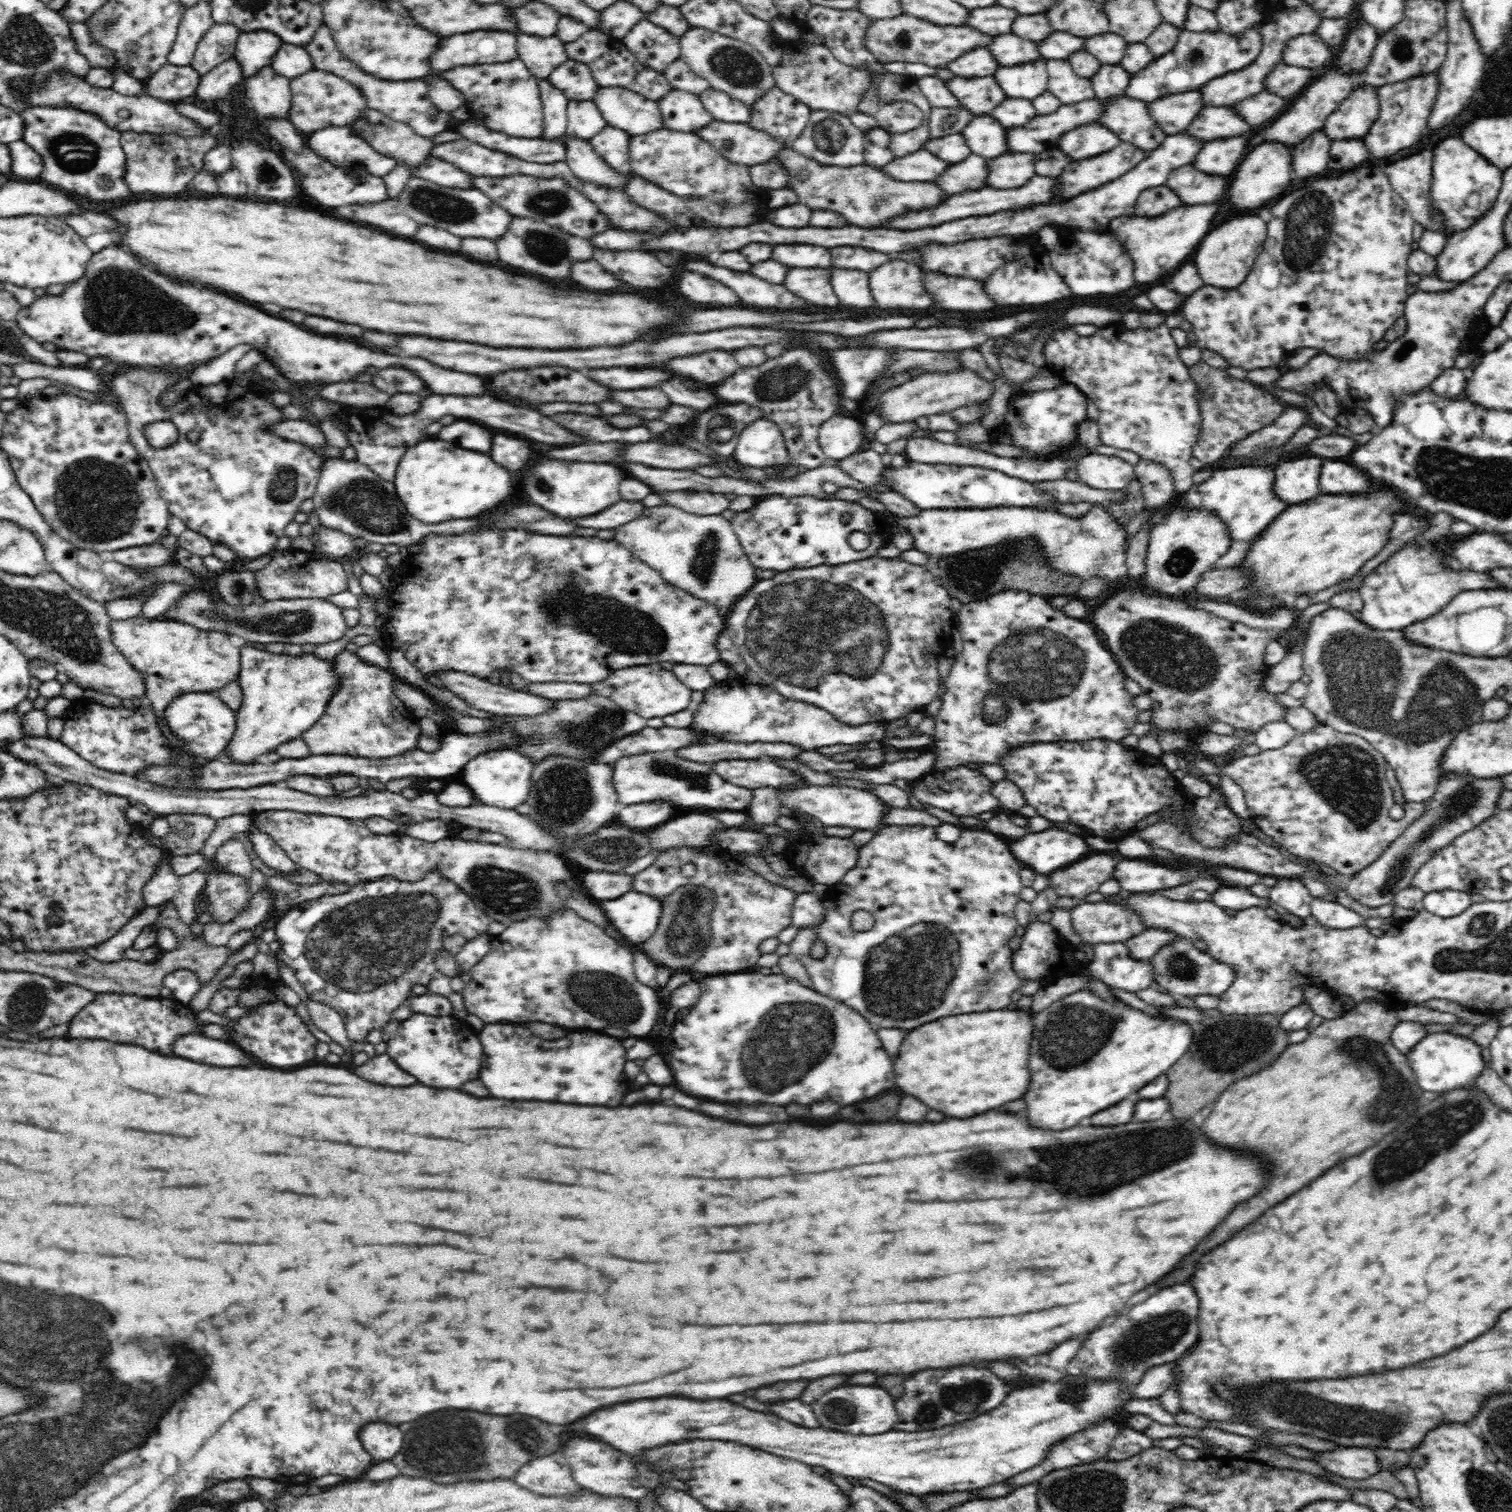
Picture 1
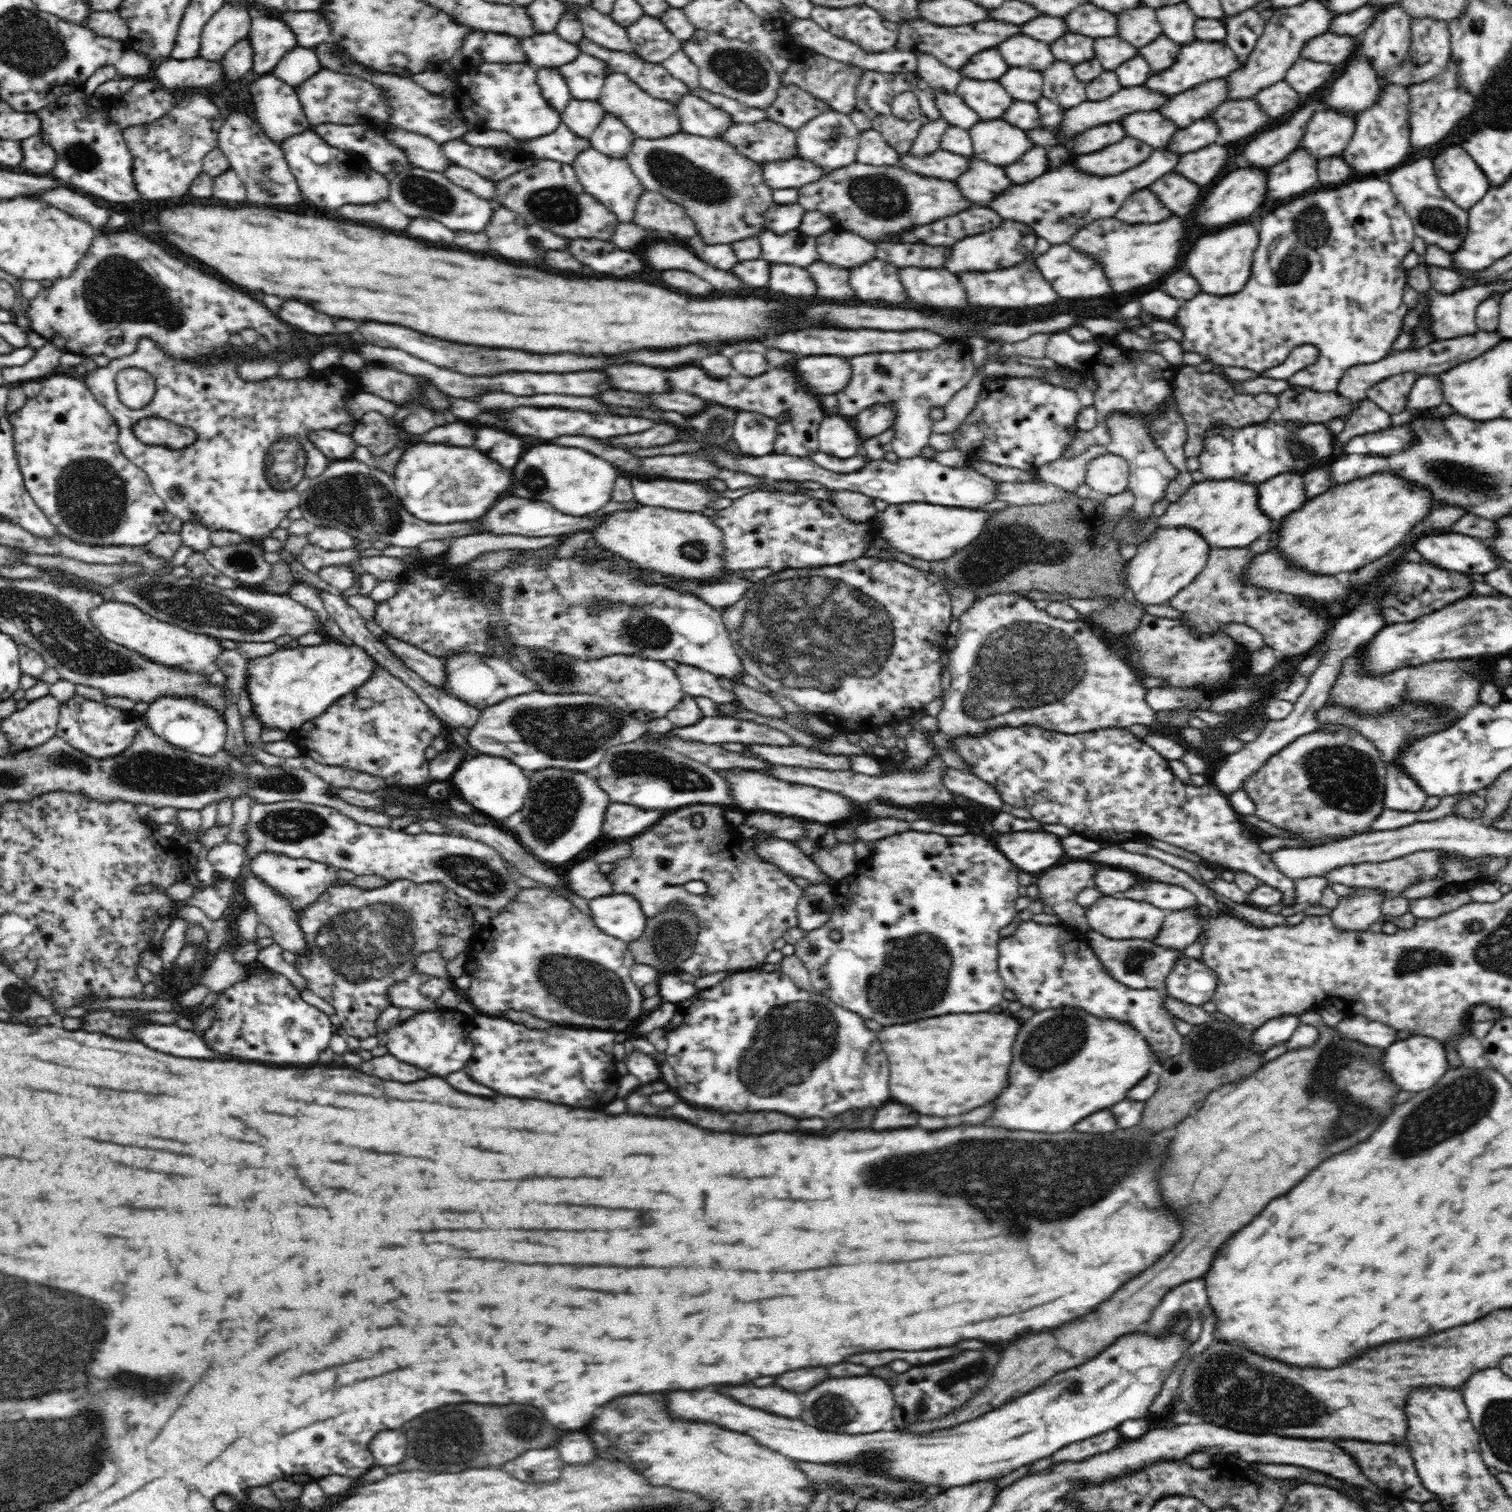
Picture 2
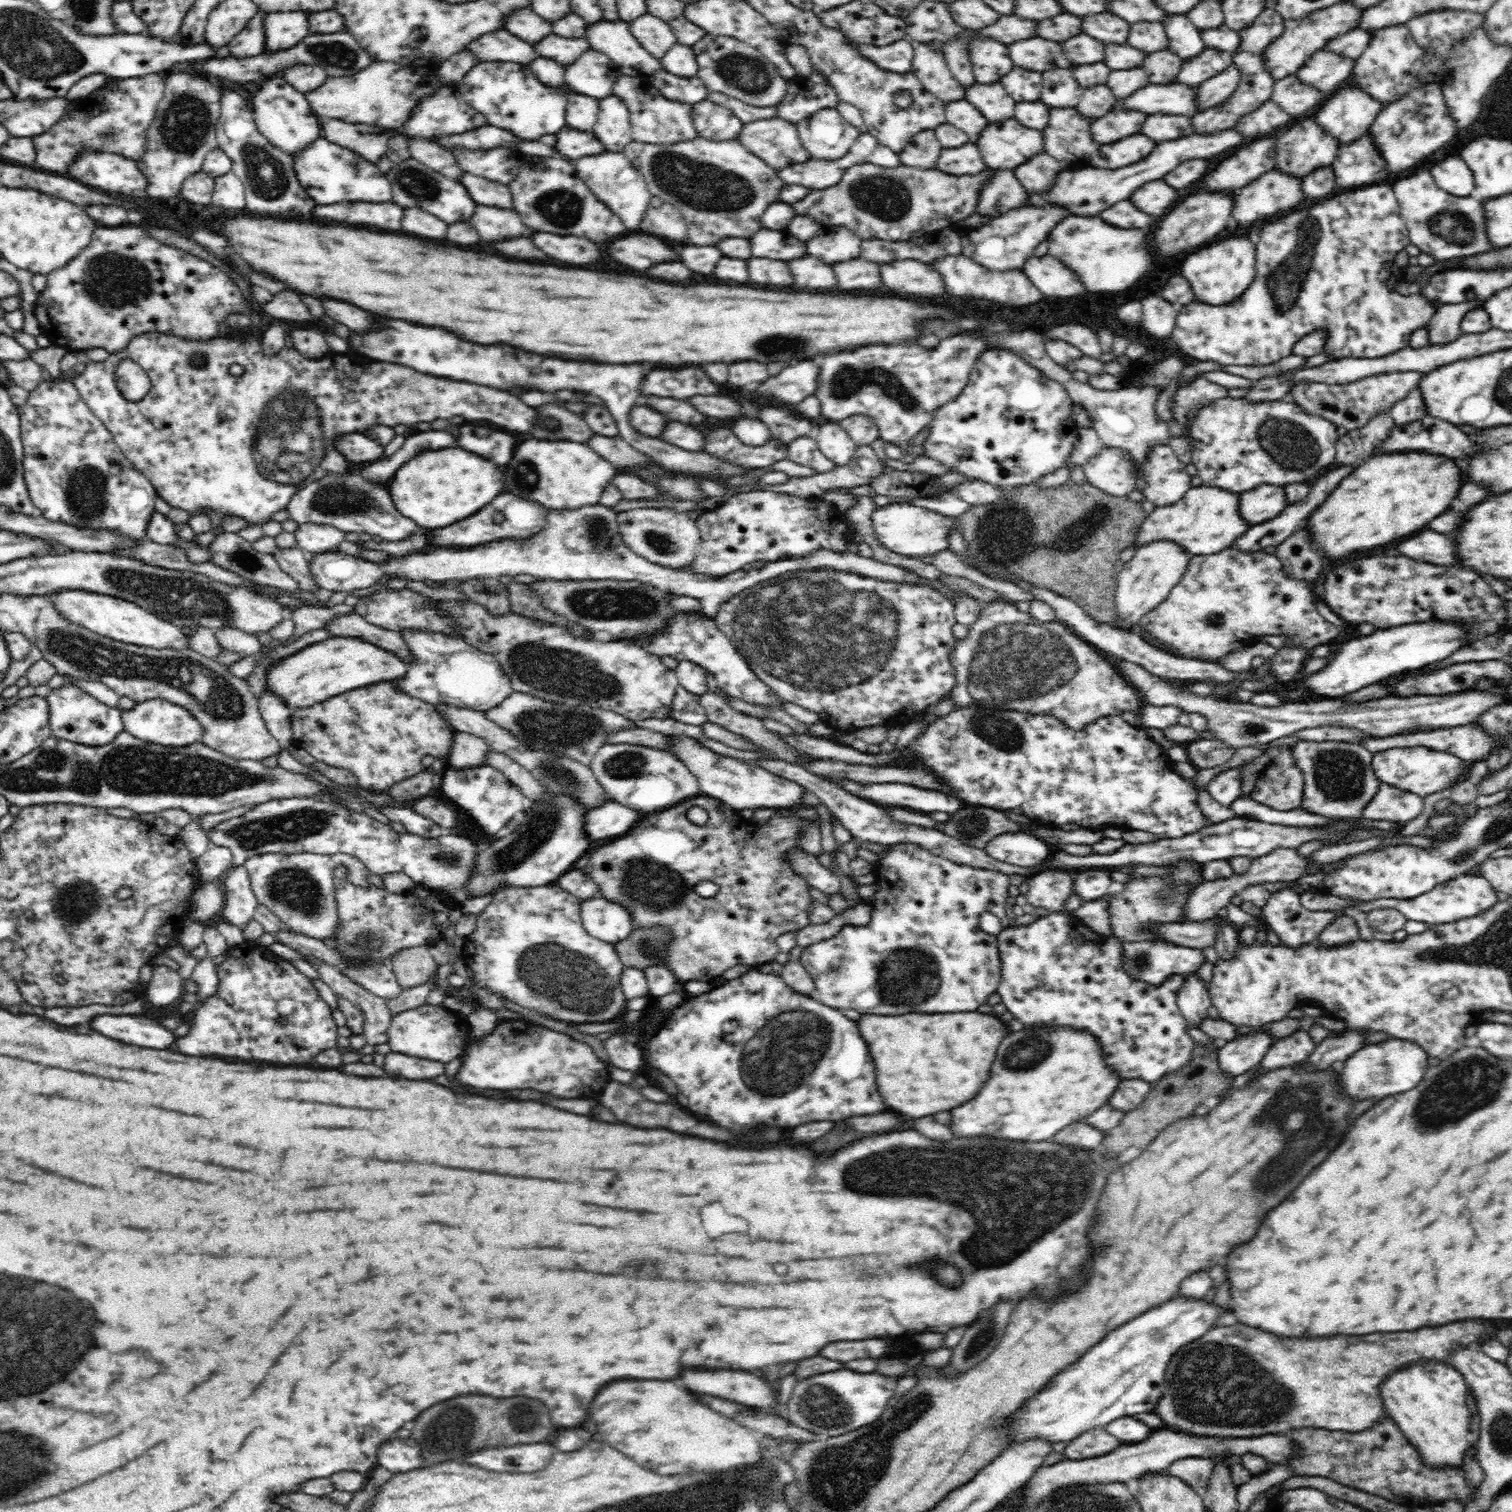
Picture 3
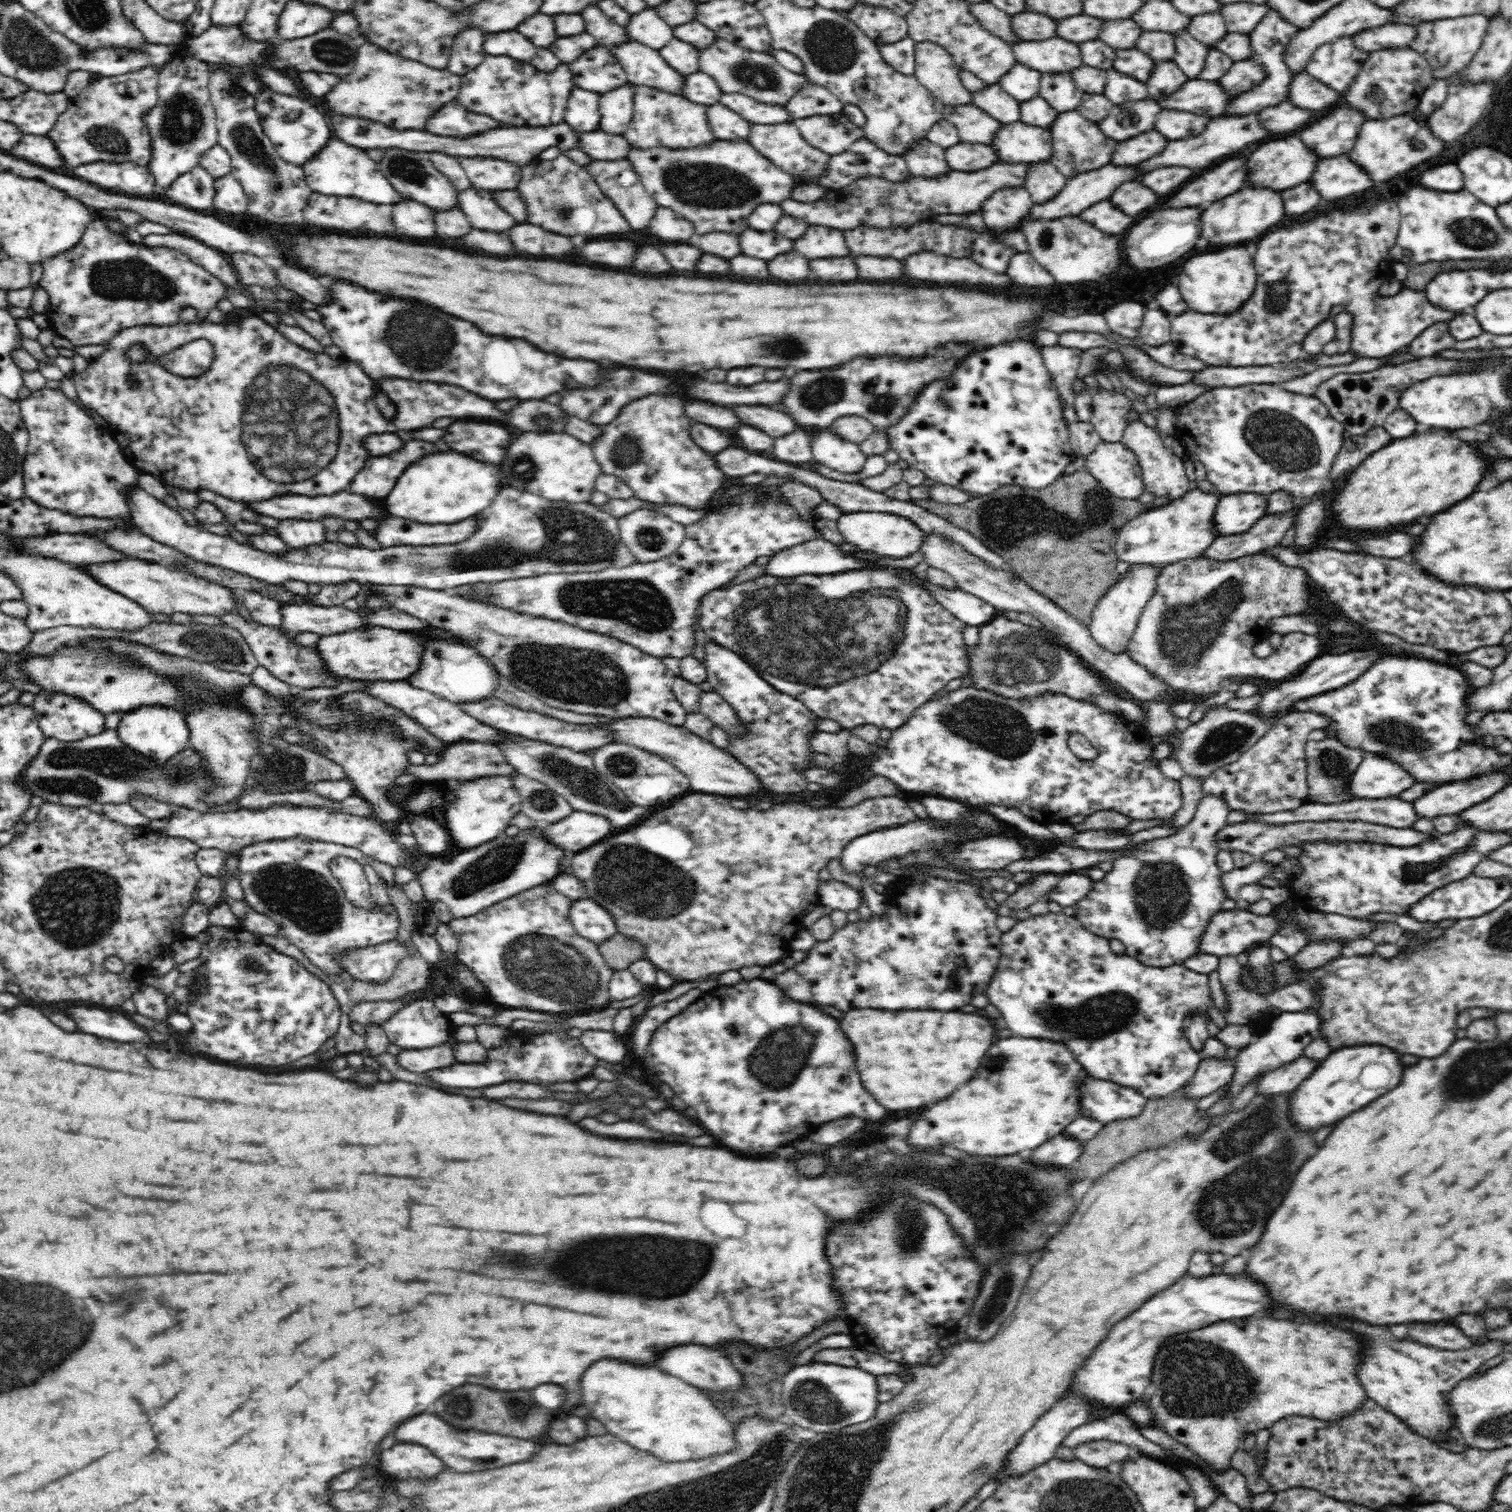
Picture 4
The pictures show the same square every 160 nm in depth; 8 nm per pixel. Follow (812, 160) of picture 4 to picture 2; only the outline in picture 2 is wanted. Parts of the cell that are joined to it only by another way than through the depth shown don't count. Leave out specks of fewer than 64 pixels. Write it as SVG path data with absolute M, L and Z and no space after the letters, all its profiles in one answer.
M768 119L754 124L732 123L718 137L736 153L757 163L798 157L796 133Z

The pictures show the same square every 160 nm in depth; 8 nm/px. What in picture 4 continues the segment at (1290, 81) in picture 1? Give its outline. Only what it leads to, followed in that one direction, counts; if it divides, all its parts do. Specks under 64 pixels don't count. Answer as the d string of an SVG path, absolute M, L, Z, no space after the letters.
M1342 37L1328 44L1319 46L1308 61L1305 71L1317 82L1324 84L1338 92L1346 92L1348 84L1351 84L1356 76L1359 76L1360 68L1368 58L1368 53L1358 48L1352 42L1352 37Z

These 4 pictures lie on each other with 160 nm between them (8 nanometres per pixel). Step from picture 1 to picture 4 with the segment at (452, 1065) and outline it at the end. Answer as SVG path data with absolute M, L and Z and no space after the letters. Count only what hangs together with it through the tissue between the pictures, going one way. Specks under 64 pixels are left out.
M418 999L408 1003L402 1010L392 1015L381 1025L387 1034L387 1038L392 1044L400 1046L402 1049L422 1050L429 1049L444 1043L457 1042L454 1038L455 1026L449 1020L450 1013L440 1010L434 1001L428 999Z

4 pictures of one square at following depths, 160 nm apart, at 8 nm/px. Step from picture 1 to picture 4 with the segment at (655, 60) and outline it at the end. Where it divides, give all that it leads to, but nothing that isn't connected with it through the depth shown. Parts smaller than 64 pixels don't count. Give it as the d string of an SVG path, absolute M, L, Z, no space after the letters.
M652 8L632 15L626 28L630 34L629 38L634 38L636 42L641 42L657 51L675 37L672 36L672 28Z

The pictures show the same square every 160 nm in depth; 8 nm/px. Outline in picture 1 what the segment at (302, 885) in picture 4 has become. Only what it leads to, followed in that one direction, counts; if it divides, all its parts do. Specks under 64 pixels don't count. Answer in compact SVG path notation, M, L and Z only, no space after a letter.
M263 830L248 831L247 835L253 844L253 849L260 857L260 860L278 870L278 872L294 872L298 870L298 865L288 858L288 855L276 844L276 841Z

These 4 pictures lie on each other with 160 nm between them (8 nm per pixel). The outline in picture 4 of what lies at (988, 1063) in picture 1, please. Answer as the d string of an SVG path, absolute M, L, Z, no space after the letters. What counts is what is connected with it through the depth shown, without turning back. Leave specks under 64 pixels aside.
M850 1010L840 1026L858 1052L858 1072L864 1088L888 1110L920 1110L948 1098L956 1088L976 1076L982 1056L994 1044L994 1026L988 1018L940 1010Z

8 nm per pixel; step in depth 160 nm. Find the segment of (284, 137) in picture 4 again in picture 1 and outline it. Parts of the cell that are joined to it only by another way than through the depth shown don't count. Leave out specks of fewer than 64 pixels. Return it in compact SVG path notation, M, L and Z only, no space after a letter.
M269 63L244 80L245 94L263 118L287 118L292 104L289 83L290 79L276 74Z

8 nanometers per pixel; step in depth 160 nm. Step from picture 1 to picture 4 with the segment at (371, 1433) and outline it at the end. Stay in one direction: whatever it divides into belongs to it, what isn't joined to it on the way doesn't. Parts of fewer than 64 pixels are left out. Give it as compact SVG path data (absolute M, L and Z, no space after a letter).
M396 1444L380 1454L380 1466L387 1477L398 1476L406 1478L432 1478L440 1470L444 1470L444 1463L436 1458L428 1448L416 1444Z

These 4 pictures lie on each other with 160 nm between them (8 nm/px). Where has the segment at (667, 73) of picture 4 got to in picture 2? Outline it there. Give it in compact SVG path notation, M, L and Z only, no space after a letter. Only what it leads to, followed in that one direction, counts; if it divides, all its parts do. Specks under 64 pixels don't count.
M592 6L584 8L568 8L574 12L584 28L583 36L588 40L605 46L610 50L623 50L624 52L633 52L632 43L628 41L626 29L620 24L616 24L610 16L594 10Z

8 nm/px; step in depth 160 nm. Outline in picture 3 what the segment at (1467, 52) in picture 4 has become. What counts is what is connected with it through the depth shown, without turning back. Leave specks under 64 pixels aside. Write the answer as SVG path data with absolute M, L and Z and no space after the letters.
M1441 9L1416 16L1405 25L1416 44L1433 48L1442 58L1447 58L1452 44L1464 40L1476 26L1484 22L1479 13Z

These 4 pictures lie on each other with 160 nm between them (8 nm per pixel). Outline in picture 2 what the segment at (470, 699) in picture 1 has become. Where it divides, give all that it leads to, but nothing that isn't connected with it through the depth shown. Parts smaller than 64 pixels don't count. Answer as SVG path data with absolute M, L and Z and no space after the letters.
M388 634L383 642L390 647L392 653L399 656L408 668L419 674L428 684L443 688L447 681L445 659L424 653L406 642L402 642Z

